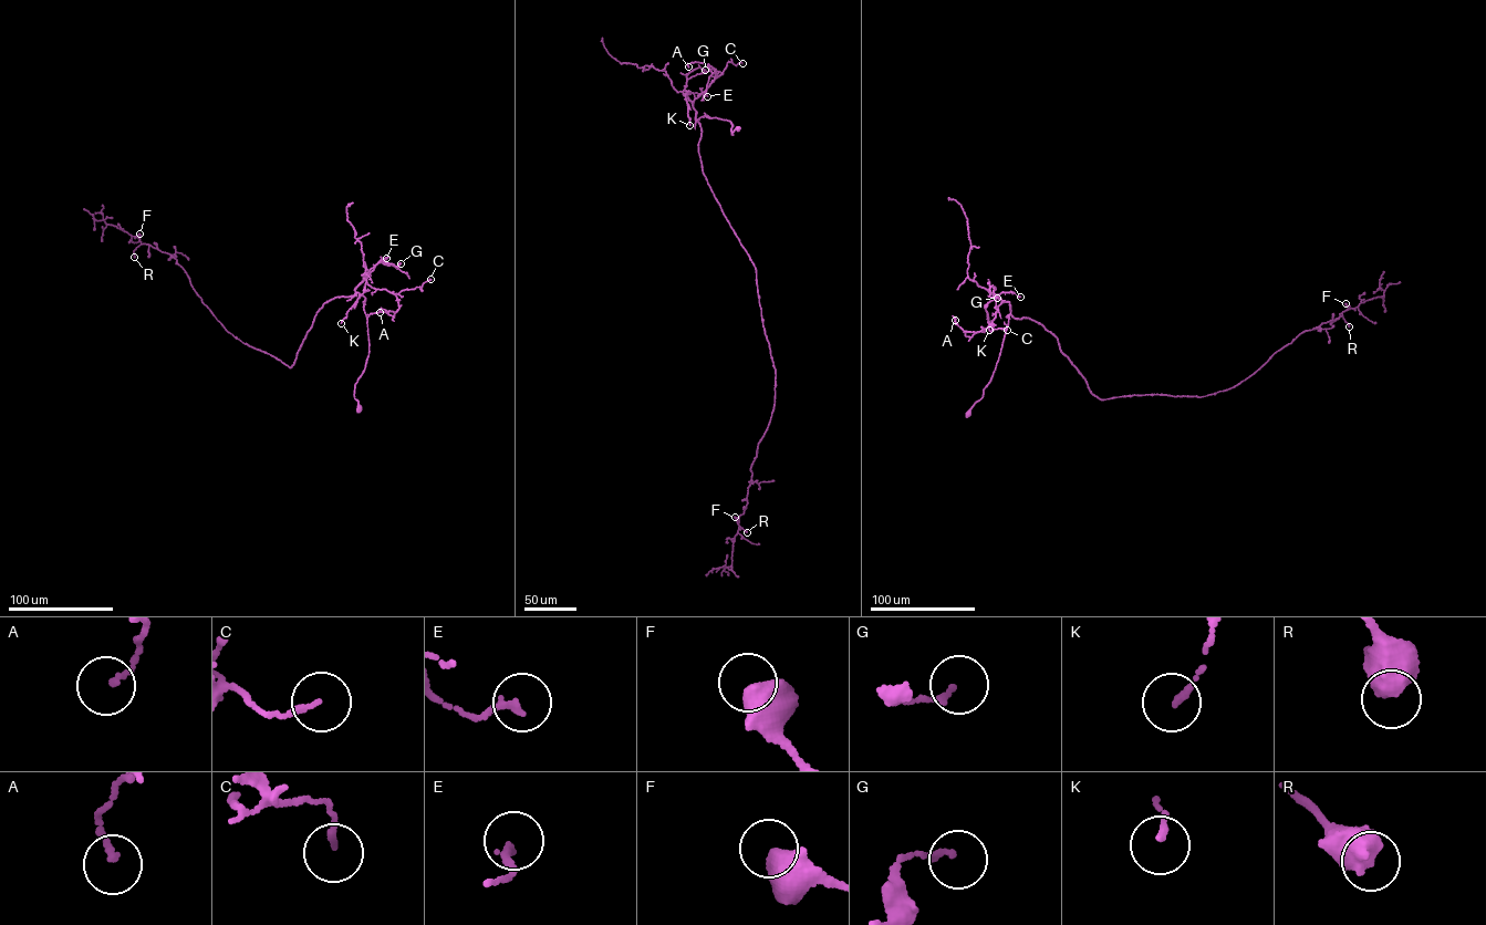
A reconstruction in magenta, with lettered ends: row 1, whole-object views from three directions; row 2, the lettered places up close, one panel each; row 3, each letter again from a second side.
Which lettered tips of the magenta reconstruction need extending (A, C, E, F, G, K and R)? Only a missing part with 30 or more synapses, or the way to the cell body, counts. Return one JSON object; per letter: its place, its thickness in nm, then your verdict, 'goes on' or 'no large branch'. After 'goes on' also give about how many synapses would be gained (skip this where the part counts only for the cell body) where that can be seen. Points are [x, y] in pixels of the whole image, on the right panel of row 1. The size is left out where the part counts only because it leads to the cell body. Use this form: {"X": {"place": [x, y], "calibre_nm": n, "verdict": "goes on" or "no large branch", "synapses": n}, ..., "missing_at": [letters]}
{"A": {"place": [955, 320], "calibre_nm": 120, "verdict": "no large branch"}, "C": {"place": [1007, 330], "calibre_nm": 120, "verdict": "no large branch"}, "E": {"place": [1020, 297], "calibre_nm": 180, "verdict": "no large branch"}, "F": {"place": [1346, 303], "calibre_nm": 600, "verdict": "no large branch"}, "G": {"place": [997, 298], "calibre_nm": 120, "verdict": "no large branch"}, "K": {"place": [989, 330], "calibre_nm": 140, "verdict": "no large branch"}, "R": {"place": [1349, 326], "calibre_nm": 600, "verdict": "no large branch"}, "missing_at": []}

